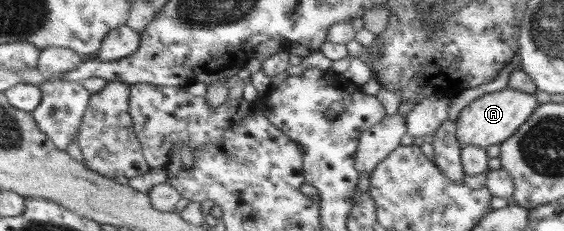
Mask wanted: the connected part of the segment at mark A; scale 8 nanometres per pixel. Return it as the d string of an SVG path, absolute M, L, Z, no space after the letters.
M506 87L495 92L485 93L469 102L461 109L454 120L455 142L459 148L473 146L485 149L490 145L498 145L507 140L520 124L537 108L534 93L516 91Z

